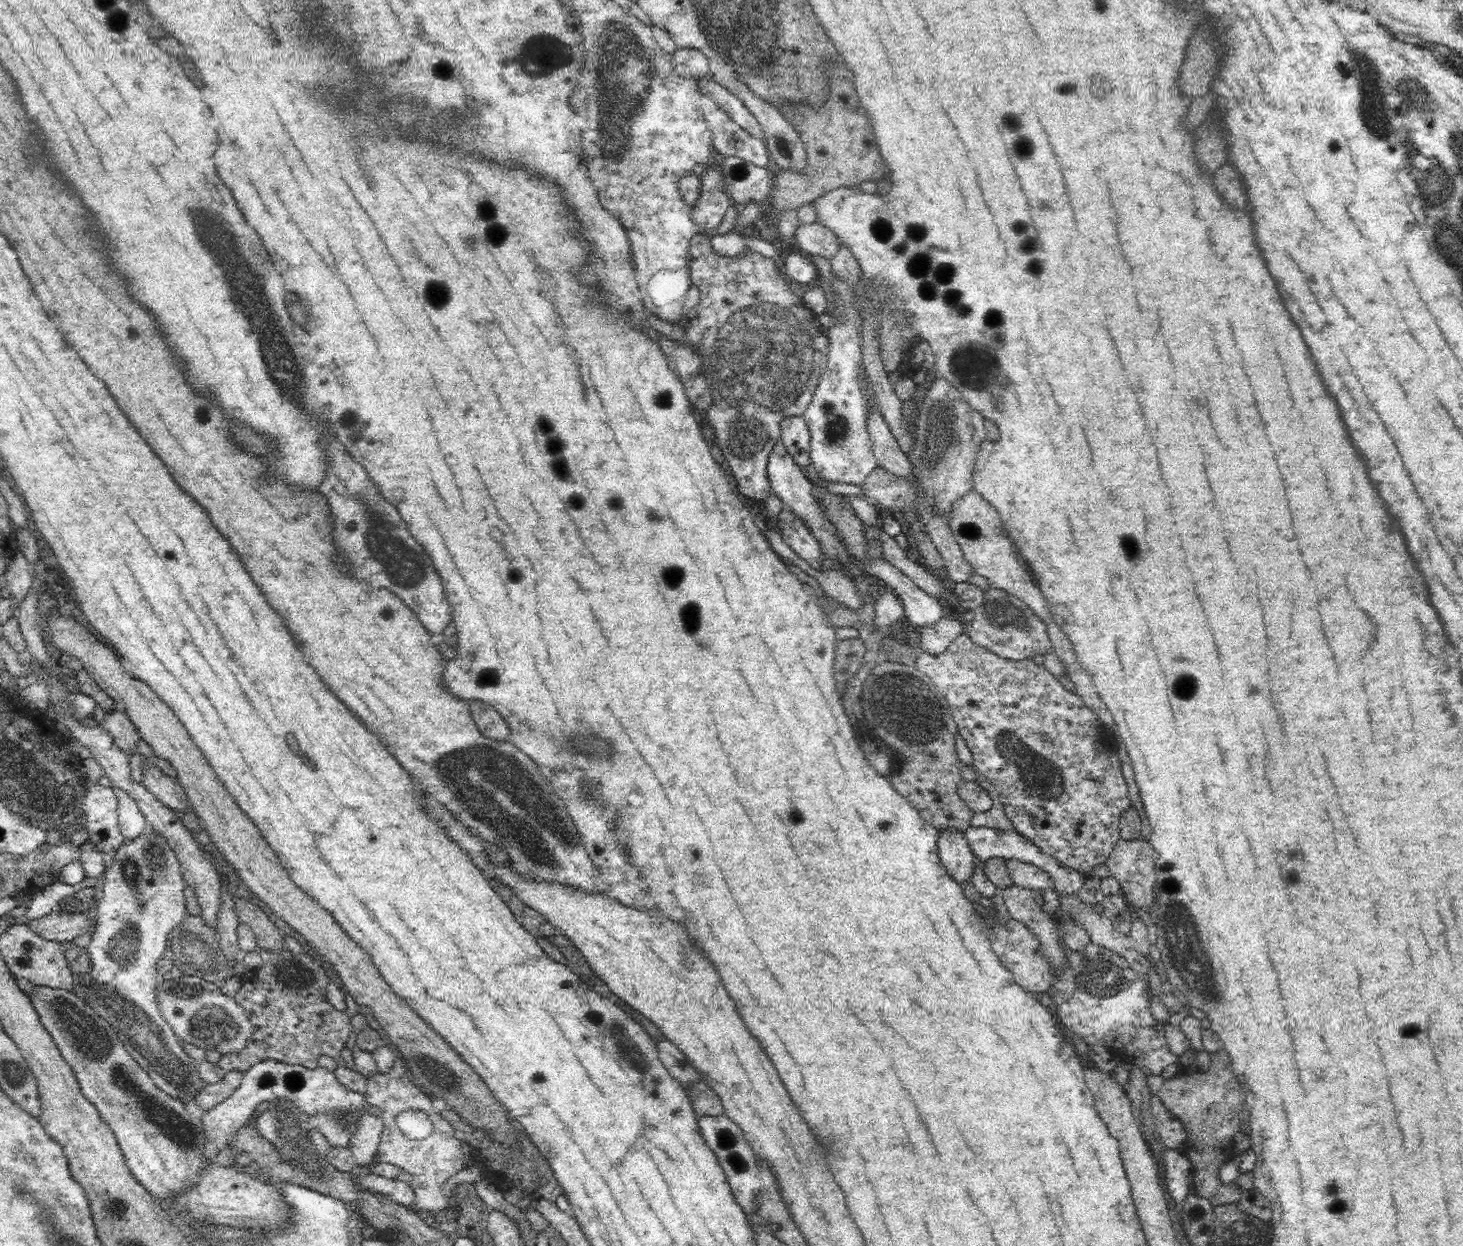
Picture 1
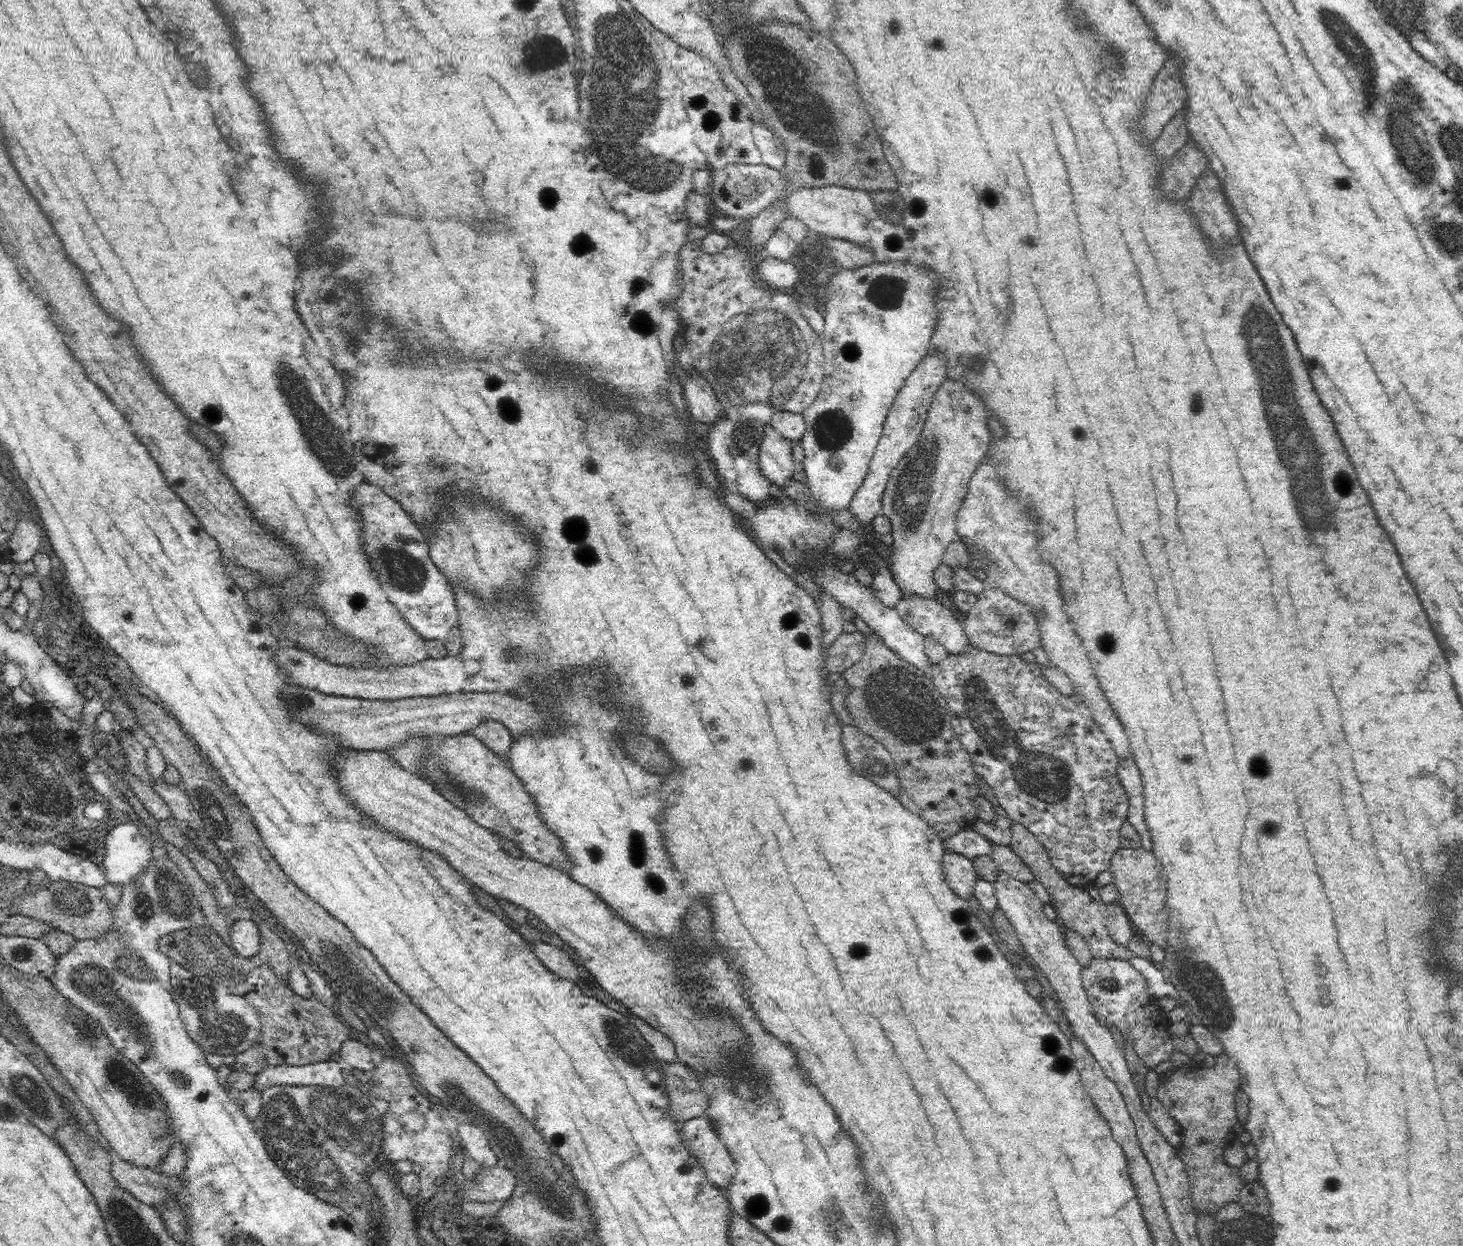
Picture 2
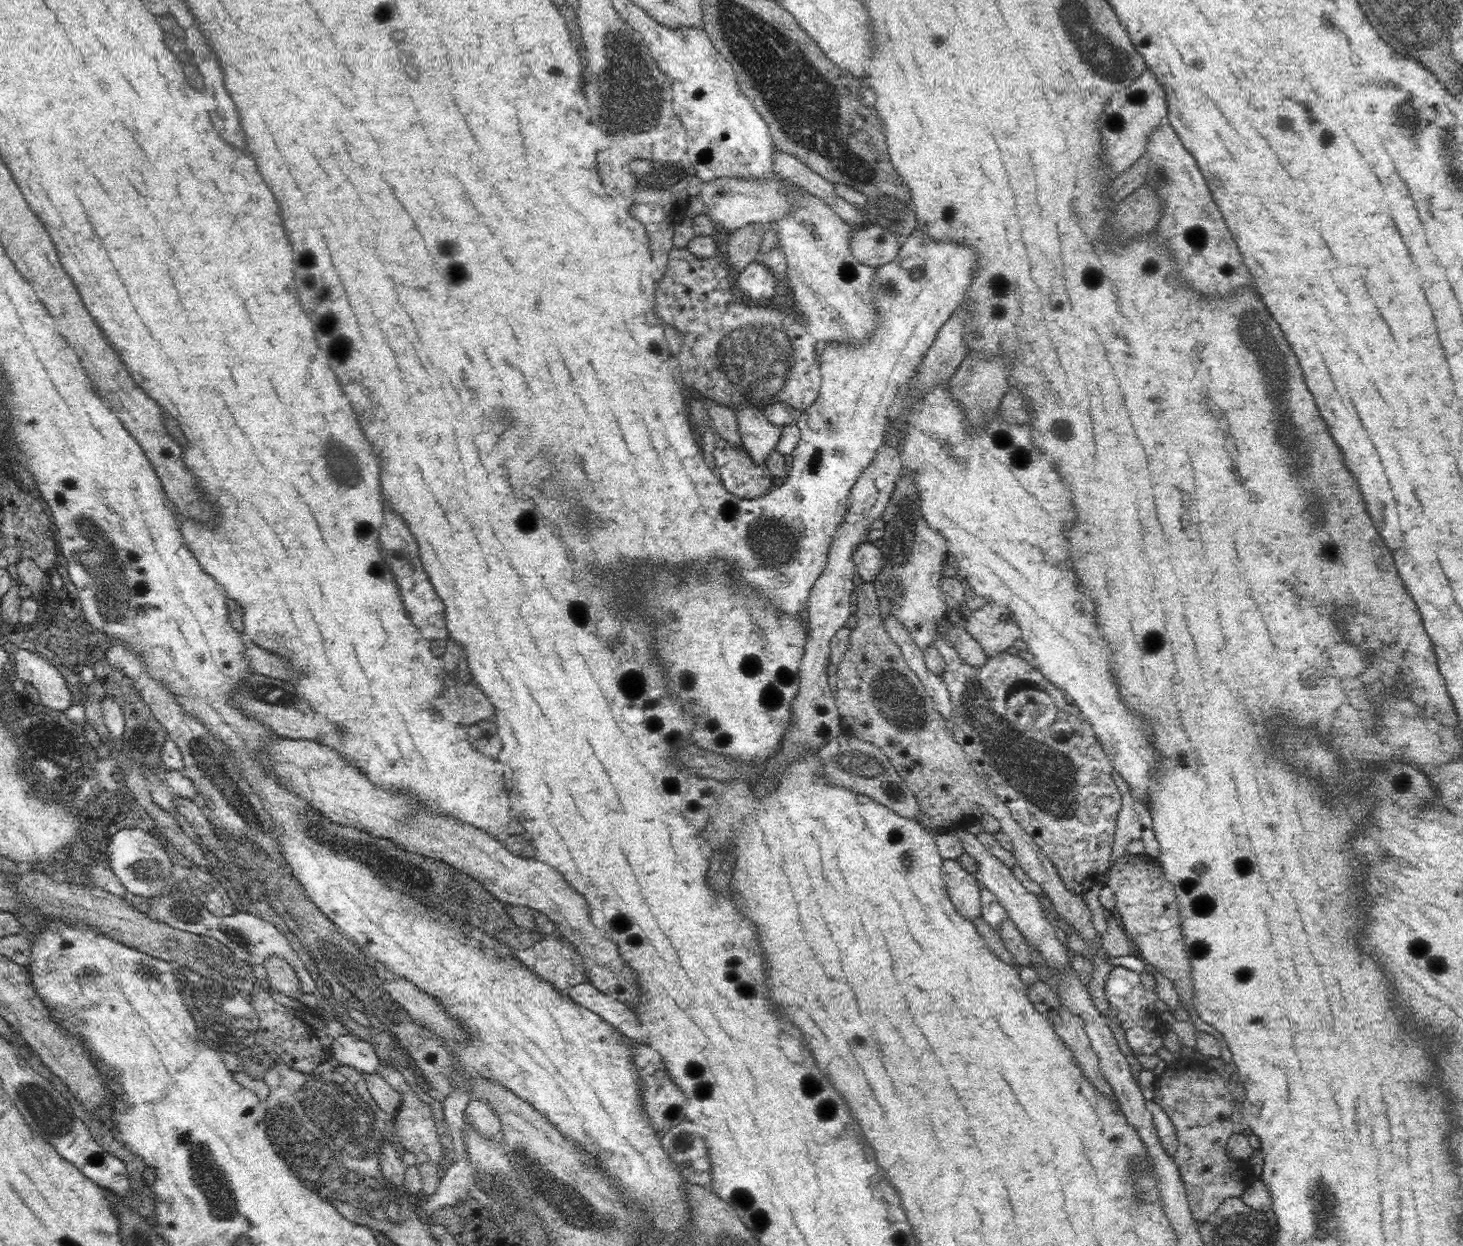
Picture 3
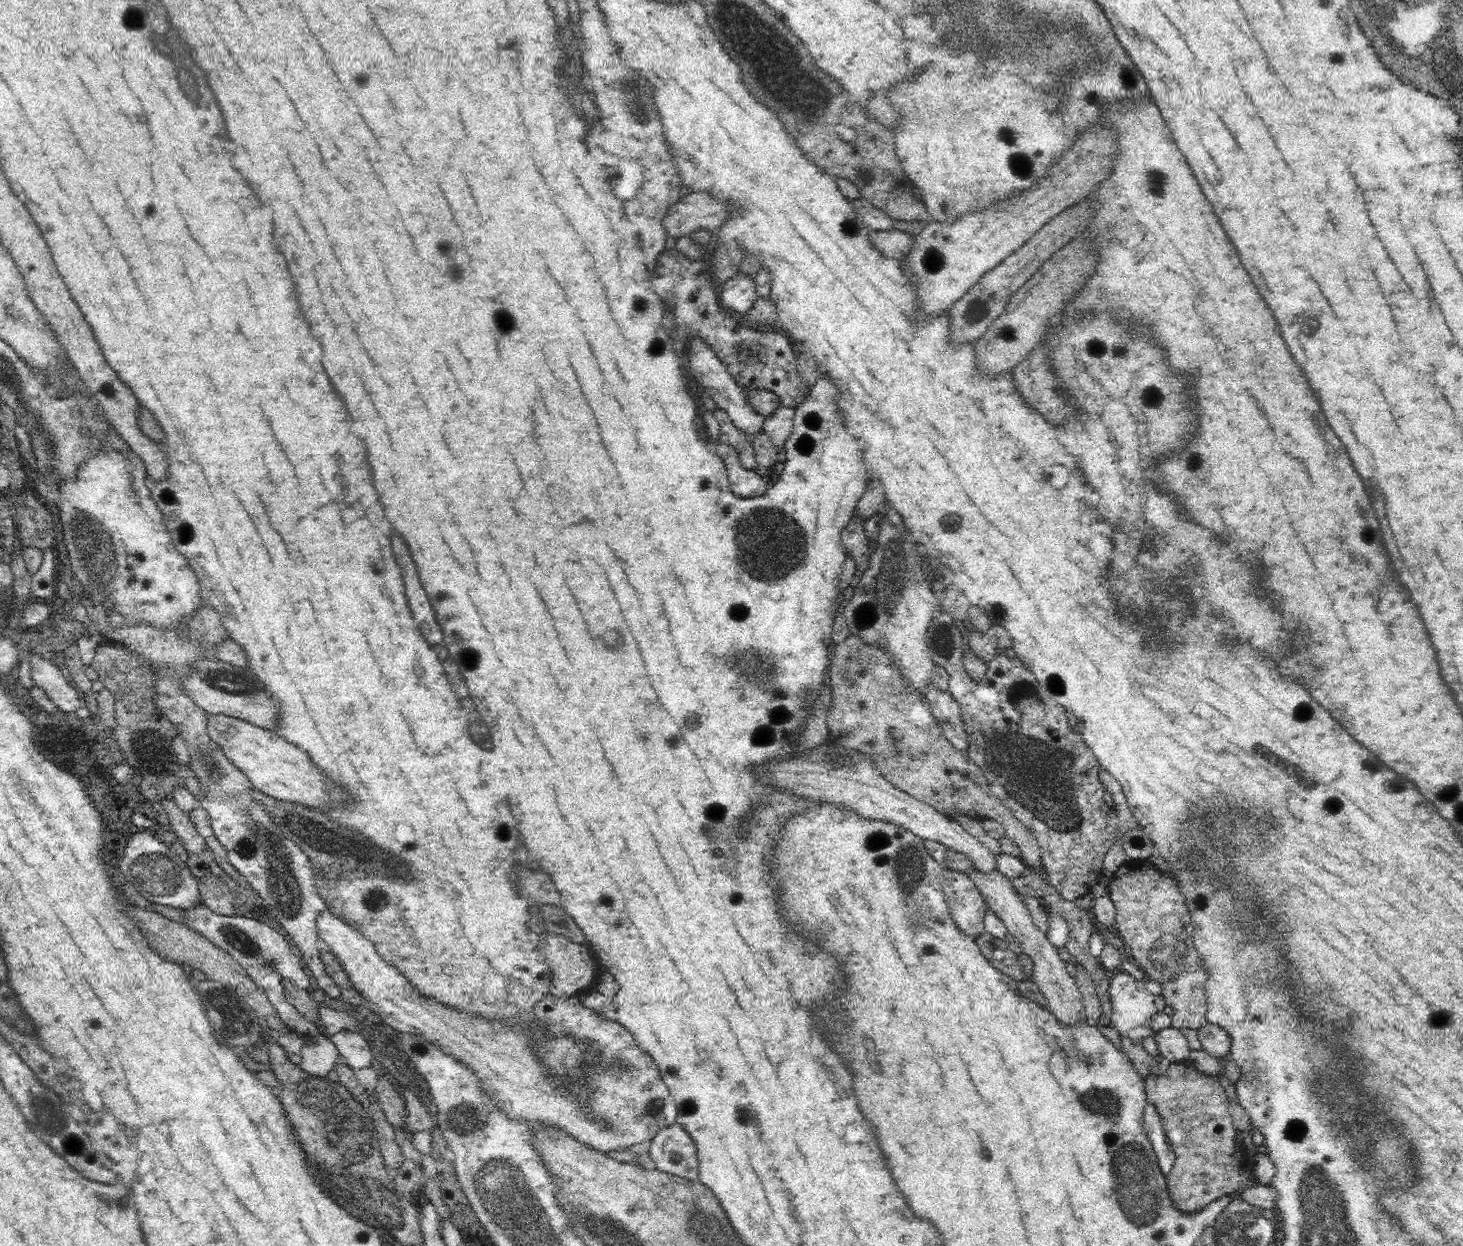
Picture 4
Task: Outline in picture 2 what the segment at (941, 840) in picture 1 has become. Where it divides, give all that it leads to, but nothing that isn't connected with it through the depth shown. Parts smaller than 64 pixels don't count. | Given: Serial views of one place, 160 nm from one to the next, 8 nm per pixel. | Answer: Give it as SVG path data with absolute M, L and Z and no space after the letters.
M944 848L943 864L944 879L947 880L952 892L960 898L968 899L973 894L977 875L972 859Z

